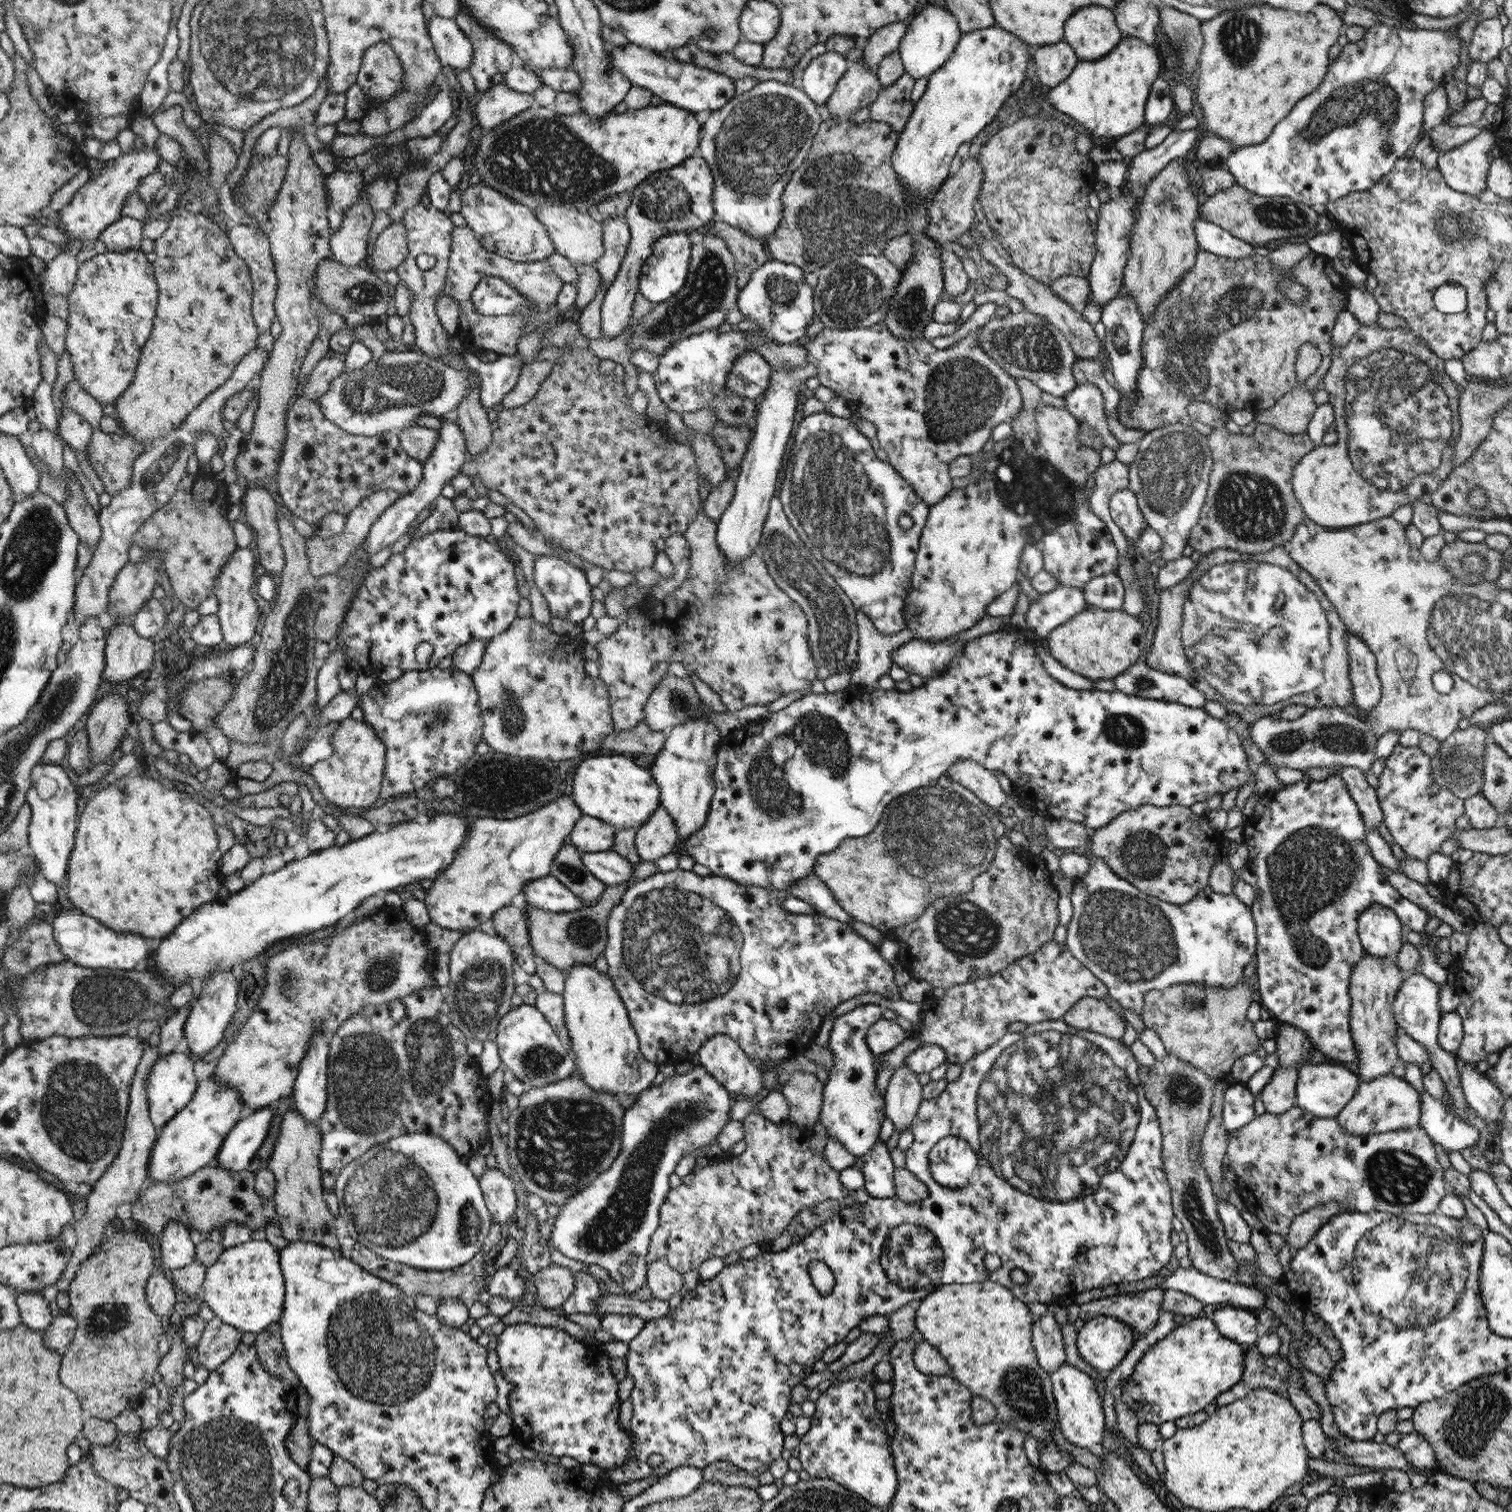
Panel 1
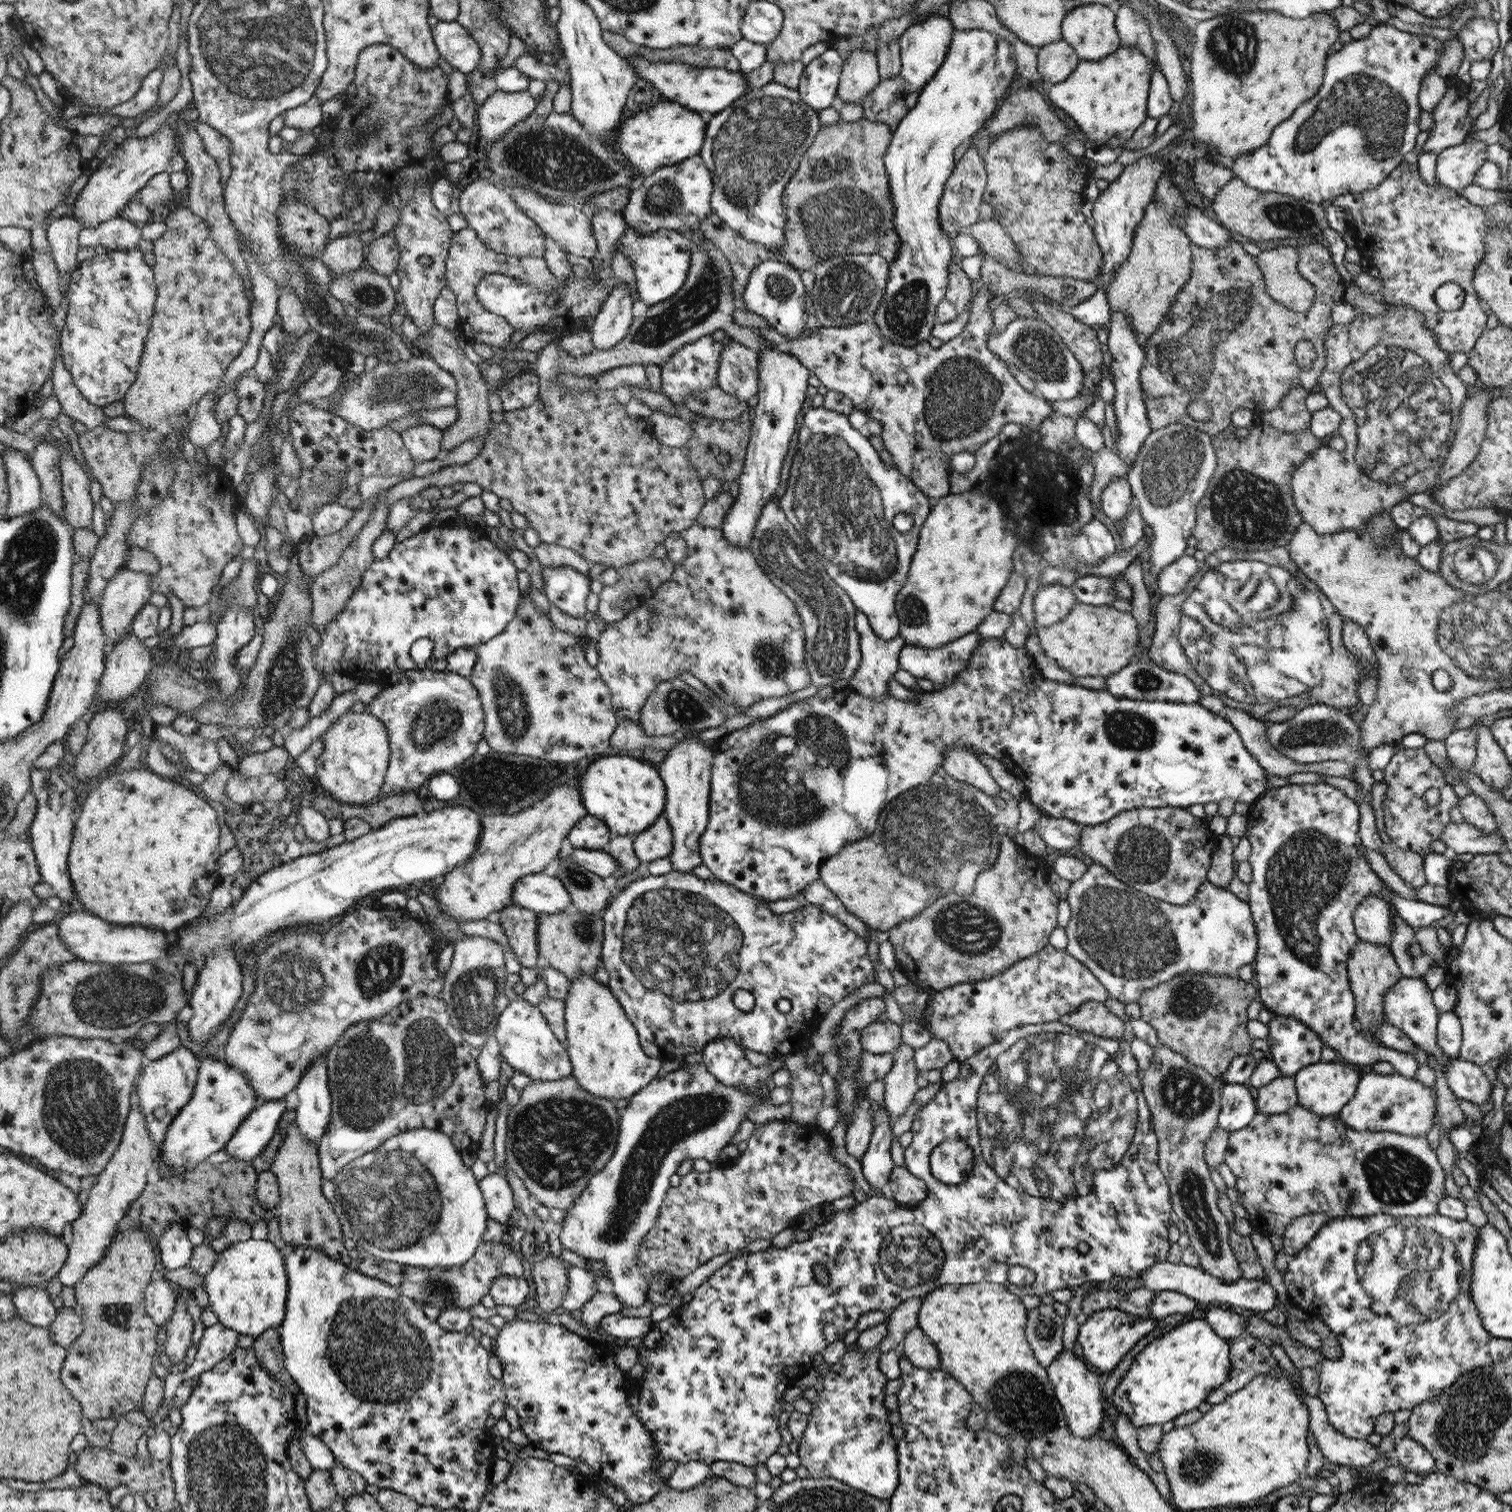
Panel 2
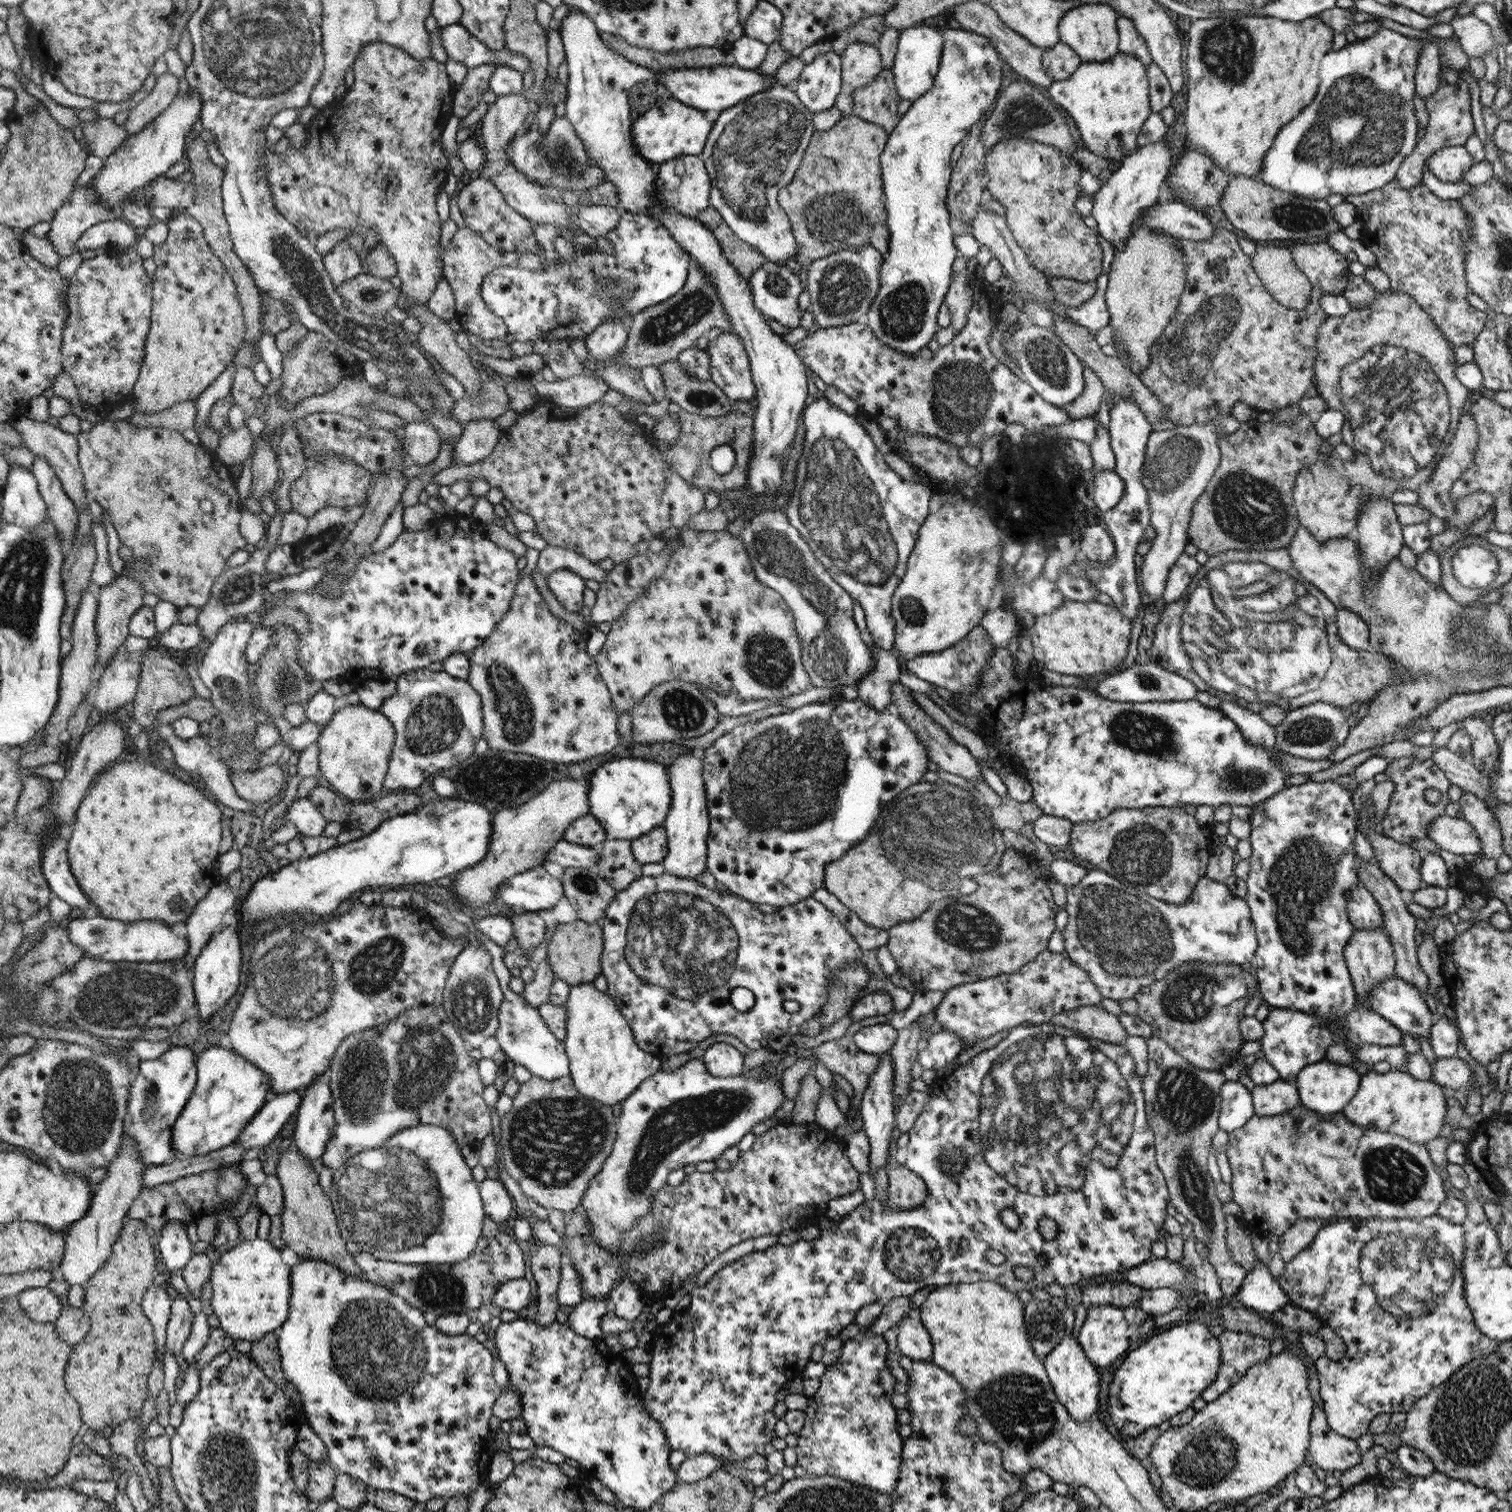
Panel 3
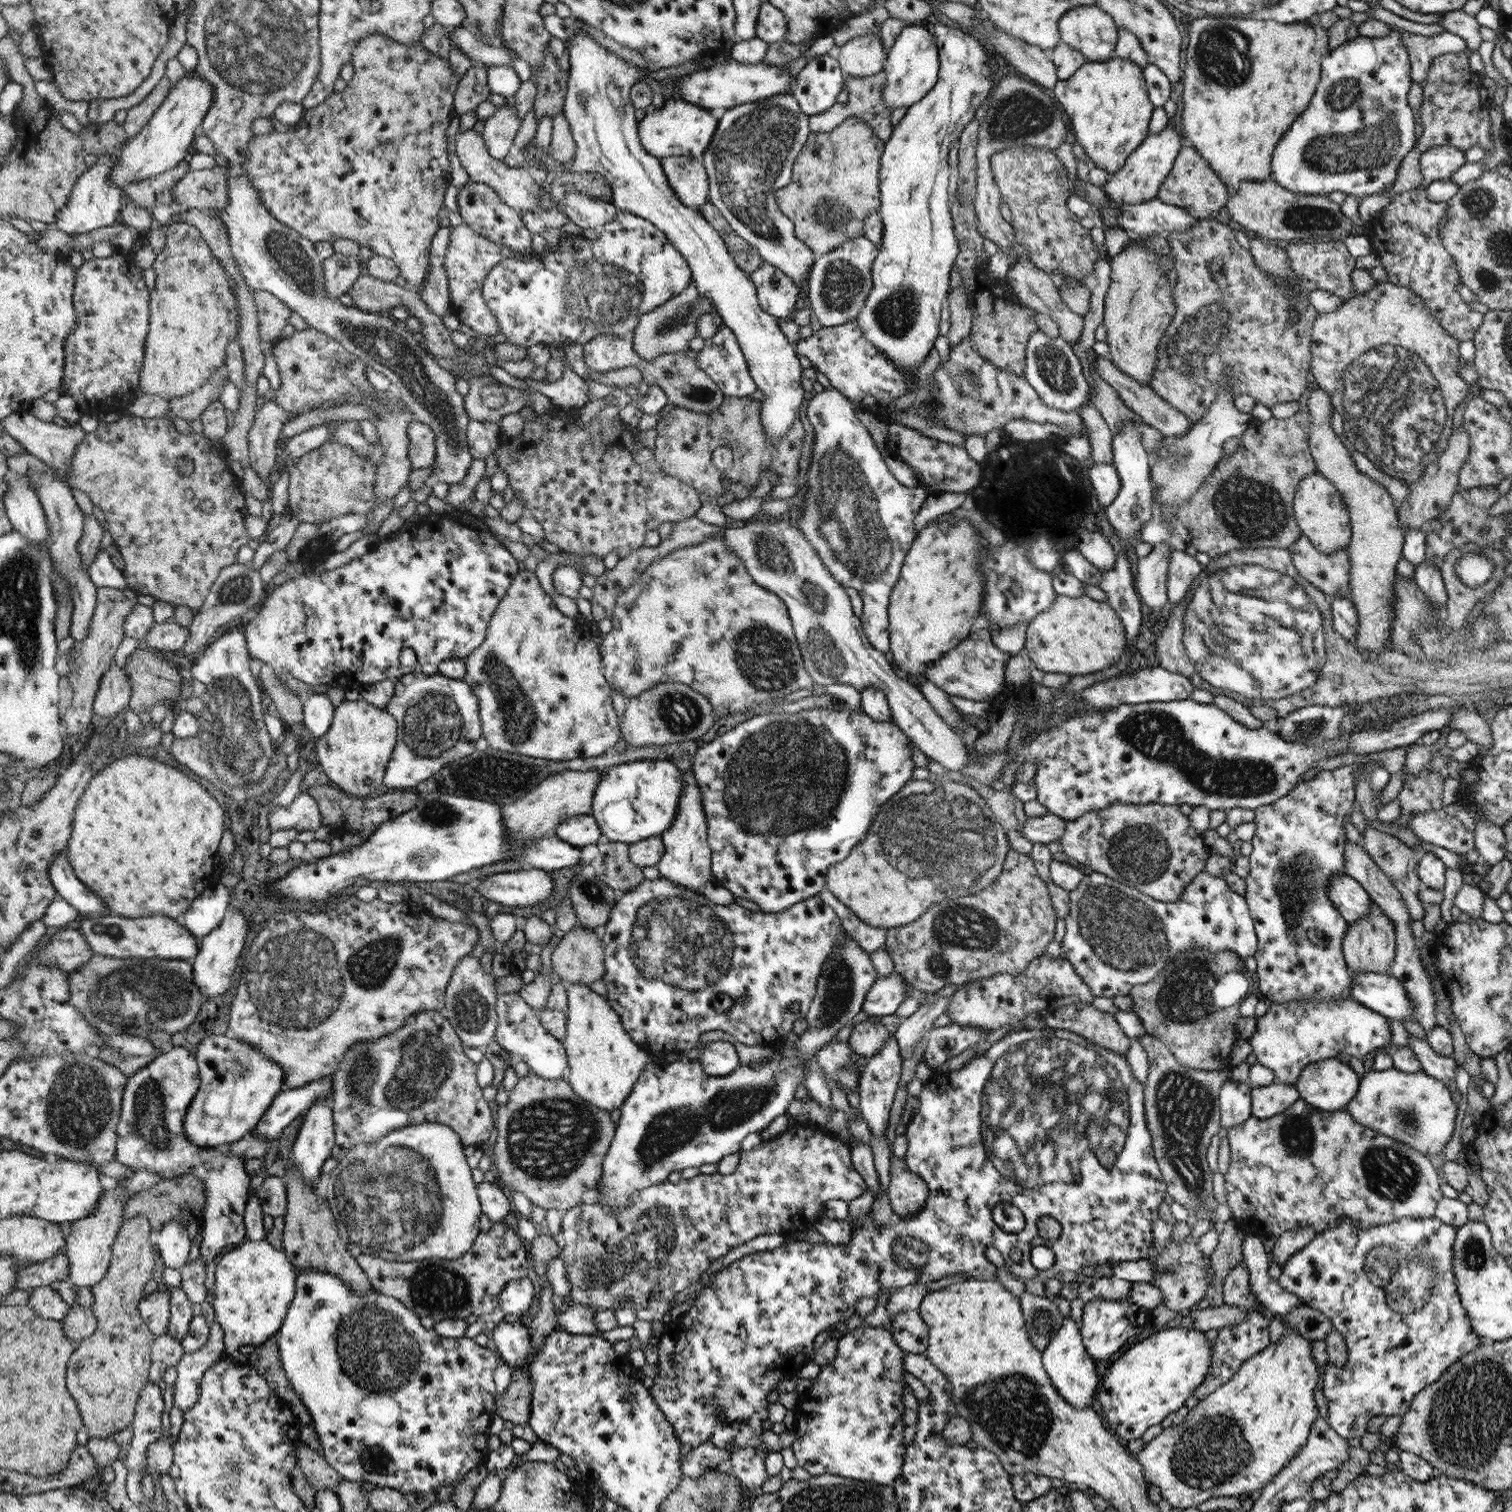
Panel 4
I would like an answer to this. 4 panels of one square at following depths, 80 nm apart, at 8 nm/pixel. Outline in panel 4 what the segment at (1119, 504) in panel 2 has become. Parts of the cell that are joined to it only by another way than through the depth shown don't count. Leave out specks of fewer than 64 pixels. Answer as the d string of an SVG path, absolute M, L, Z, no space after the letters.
M1090 462L1089 477L1098 495L1098 503L1108 506L1114 503L1121 489L1121 478L1113 464Z

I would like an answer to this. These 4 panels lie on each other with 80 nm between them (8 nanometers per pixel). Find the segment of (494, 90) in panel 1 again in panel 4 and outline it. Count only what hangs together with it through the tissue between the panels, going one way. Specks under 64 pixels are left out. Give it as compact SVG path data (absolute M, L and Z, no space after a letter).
M508 99L510 99L509 103L497 107L494 114L479 125L480 135L484 139L485 147L490 156L498 160L507 156L521 123L516 115L514 99Z

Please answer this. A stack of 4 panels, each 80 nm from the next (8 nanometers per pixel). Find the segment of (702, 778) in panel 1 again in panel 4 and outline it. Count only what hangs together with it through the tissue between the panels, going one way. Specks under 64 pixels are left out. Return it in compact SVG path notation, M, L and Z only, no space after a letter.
M692 769L682 771L682 777L684 777L683 794L679 800L678 812L672 821L672 828L661 835L666 851L656 867L663 879L671 880L693 891L702 891L706 882L714 878L714 873L711 871L710 842L707 841L709 826L703 804L703 793L697 784L694 772Z

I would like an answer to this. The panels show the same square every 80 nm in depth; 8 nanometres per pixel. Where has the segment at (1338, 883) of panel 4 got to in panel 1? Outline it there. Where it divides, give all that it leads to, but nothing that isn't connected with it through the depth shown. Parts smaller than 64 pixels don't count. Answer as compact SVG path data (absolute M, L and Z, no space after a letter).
M1371 904L1360 913L1357 933L1365 952L1393 959L1396 959L1405 938L1398 915L1381 904Z

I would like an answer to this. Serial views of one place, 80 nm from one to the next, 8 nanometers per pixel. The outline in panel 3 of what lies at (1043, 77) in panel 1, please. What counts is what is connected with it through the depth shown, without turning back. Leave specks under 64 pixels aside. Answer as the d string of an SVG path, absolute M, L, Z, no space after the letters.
M1056 43L1042 55L1043 67L1054 81L1067 79L1083 61L1067 44Z

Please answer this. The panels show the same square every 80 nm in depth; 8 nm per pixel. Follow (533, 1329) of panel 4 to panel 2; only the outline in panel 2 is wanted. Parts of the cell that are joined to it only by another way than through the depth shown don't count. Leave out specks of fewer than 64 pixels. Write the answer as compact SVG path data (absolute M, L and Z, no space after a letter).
M546 1252L546 1258L532 1266L532 1278L536 1285L538 1306L544 1316L554 1314L560 1308L568 1290L568 1266L564 1261Z

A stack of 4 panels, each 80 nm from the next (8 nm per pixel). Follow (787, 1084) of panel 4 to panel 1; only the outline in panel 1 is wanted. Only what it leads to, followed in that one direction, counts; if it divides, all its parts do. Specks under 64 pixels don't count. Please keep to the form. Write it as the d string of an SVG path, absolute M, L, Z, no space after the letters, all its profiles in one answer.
M692 1065L688 1073L666 1077L660 1085L652 1085L647 1091L639 1094L639 1099L624 1115L622 1131L622 1148L608 1171L602 1172L578 1195L571 1196L568 1202L559 1208L554 1228L546 1244L561 1252L562 1255L587 1264L598 1264L605 1268L611 1278L626 1292L634 1297L644 1281L647 1280L648 1248L654 1231L659 1225L659 1210L667 1200L668 1178L674 1172L679 1160L687 1152L696 1148L709 1146L707 1158L724 1152L716 1142L716 1136L723 1126L730 1122L728 1110L736 1102L736 1096L724 1088L700 1065Z

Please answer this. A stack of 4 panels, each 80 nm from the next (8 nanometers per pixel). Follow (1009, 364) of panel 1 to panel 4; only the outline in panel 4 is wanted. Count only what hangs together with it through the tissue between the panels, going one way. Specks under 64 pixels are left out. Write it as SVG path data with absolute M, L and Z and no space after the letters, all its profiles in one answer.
M1044 331L1031 332L1026 346L1026 368L1023 377L1035 389L1037 395L1050 407L1064 412L1074 412L1084 404L1087 399L1089 388L1088 382L1082 375L1082 362L1076 357L1073 348L1062 337L1050 338Z

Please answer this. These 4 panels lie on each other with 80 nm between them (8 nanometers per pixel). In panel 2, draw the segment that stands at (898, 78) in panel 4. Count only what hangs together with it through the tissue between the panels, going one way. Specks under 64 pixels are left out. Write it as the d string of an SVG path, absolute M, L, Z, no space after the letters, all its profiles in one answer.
M932 15L918 20L916 24L904 31L904 34L898 40L902 63L899 75L904 79L907 94L920 90L940 68L949 51L955 29L953 22L949 18Z

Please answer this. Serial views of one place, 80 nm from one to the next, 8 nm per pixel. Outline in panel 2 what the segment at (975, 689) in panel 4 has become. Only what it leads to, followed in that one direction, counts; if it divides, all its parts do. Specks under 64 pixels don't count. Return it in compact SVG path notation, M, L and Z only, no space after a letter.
M974 631L951 643L940 645L940 648L920 648L905 644L899 654L899 668L935 684L951 683L968 666L970 657L982 639Z

